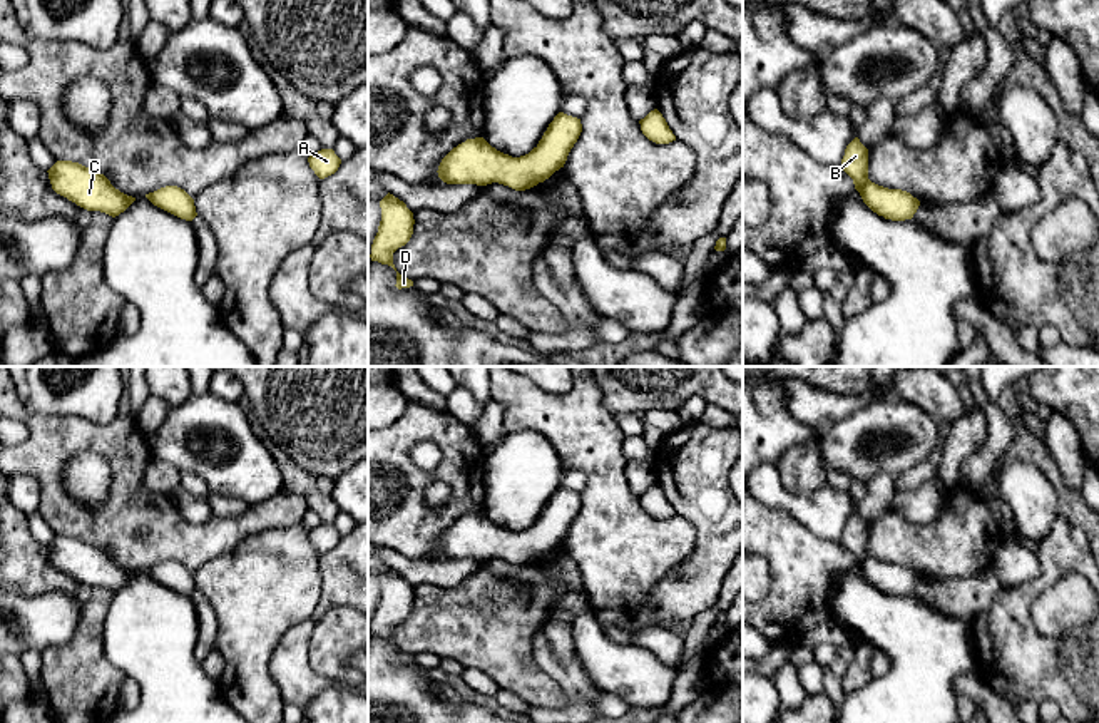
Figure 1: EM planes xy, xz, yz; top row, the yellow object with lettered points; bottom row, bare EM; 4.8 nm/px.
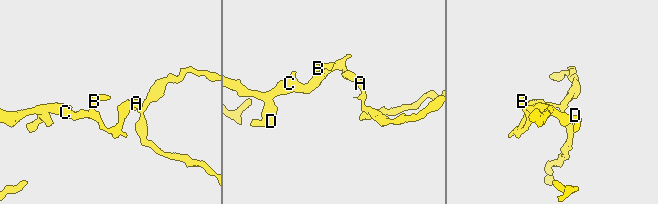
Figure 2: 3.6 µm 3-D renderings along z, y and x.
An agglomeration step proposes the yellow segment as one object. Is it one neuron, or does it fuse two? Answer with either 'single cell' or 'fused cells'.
single cell

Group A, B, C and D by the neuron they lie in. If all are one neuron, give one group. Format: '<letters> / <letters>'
A B C D

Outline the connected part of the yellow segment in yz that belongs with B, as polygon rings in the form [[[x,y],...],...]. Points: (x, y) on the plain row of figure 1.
[[[855,512],[845,524],[840,541],[855,559],[863,577],[878,591],[892,596],[912,594],[920,576],[902,564],[888,564],[868,554],[868,524]]]

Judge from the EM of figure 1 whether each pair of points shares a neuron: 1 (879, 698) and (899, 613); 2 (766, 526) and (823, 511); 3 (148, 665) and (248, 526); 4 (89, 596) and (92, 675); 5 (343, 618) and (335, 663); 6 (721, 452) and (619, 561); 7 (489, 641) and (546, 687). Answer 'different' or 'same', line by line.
1: same
2: different
3: different
4: same
5: same
6: different
7: same

